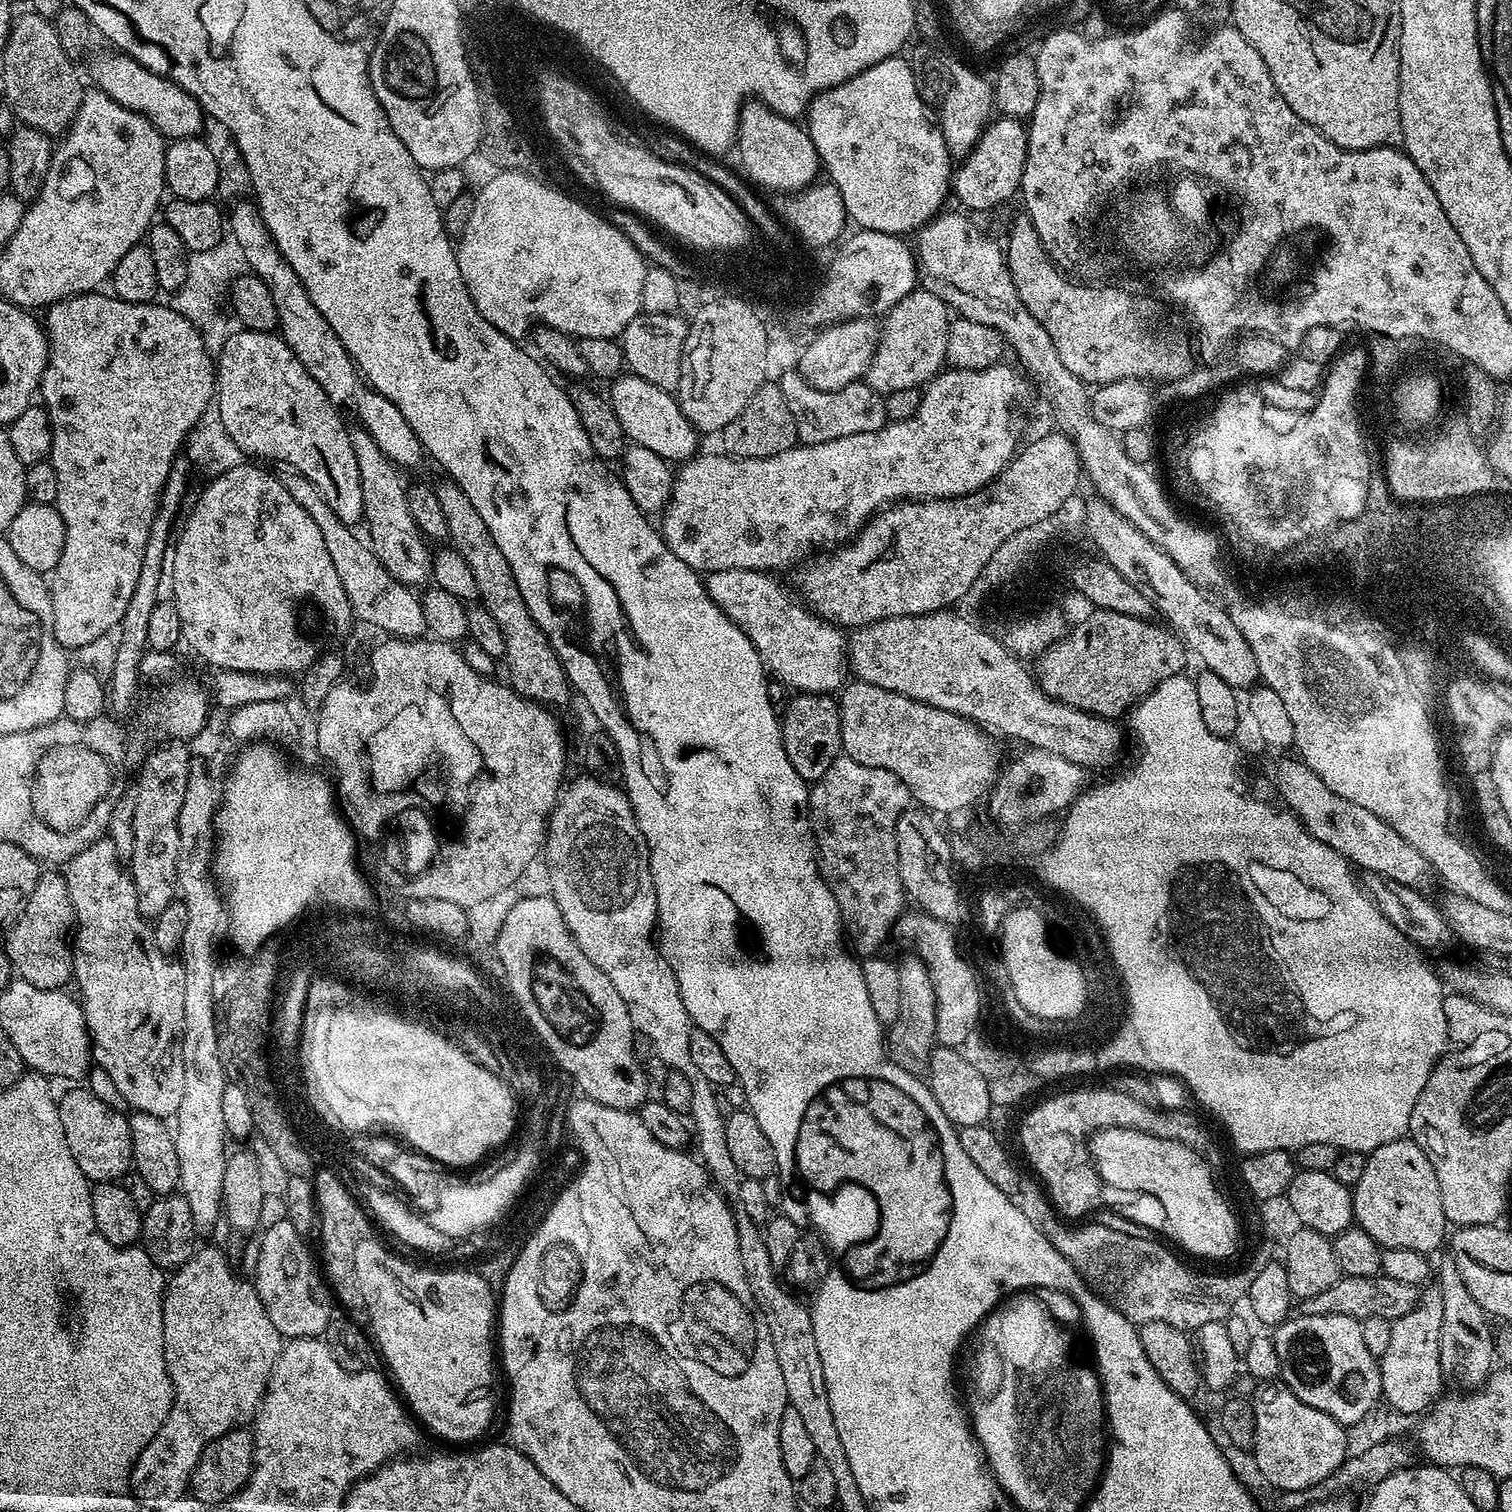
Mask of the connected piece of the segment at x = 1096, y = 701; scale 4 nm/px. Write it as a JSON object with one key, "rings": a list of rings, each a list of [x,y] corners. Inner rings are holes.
{"rings":[[[1092,610],[1092,613],[1085,618],[1081,624],[1071,625],[1070,631],[1063,636],[1060,640],[1056,641],[1055,644],[1049,645],[1039,657],[1040,660],[1040,676],[1038,672],[1038,683],[1040,688],[1051,696],[1054,700],[1061,702],[1072,702],[1075,701],[1075,696],[1079,692],[1084,692],[1084,701],[1082,701],[1082,707],[1085,712],[1093,713],[1097,716],[1107,716],[1109,718],[1120,718],[1120,715],[1127,713],[1129,710],[1136,707],[1141,700],[1144,699],[1148,693],[1153,692],[1164,680],[1169,680],[1172,676],[1181,675],[1185,671],[1184,669],[1184,652],[1186,653],[1186,645],[1184,641],[1176,634],[1176,632],[1169,630],[1163,623],[1151,624],[1151,619],[1144,619],[1142,617],[1131,617],[1130,614],[1122,614],[1103,610]]]}

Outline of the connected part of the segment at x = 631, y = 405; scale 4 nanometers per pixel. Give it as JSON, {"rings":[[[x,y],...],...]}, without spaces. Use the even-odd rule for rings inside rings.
{"rings":[[[631,374],[617,376],[609,388],[612,389],[607,389],[606,395],[610,406],[614,414],[618,414],[618,423],[632,444],[646,446],[646,450],[654,450],[654,454],[669,462],[687,462],[697,455],[698,433],[686,414],[682,414],[680,403],[673,393],[654,386],[654,382],[646,382],[646,378]]]}

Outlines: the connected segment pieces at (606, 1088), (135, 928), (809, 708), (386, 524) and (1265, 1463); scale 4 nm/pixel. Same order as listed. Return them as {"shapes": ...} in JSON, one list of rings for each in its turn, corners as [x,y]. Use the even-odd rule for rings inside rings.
{"shapes":[[[[528,894],[517,904],[500,937],[500,953],[528,1015],[564,1067],[579,1077],[576,1087],[587,1099],[627,1112],[639,1109],[650,1092],[632,1049],[634,1029],[626,1002],[610,986],[610,978],[582,954],[551,895]]],[[[101,838],[71,861],[63,873],[76,911],[72,949],[74,984],[84,995],[84,1020],[88,1023],[91,1047],[95,1049],[95,1063],[104,1068],[118,1090],[122,1090],[125,1105],[133,1104],[131,1107],[138,1112],[172,1118],[178,1106],[182,1106],[184,1089],[184,1055],[180,1049],[184,1039],[182,1006],[186,1003],[184,966],[179,959],[158,950],[149,921],[138,910],[132,877],[120,866],[110,839]]],[[[802,692],[793,697],[783,707],[780,726],[786,758],[790,758],[794,770],[798,770],[806,782],[815,782],[826,774],[832,760],[842,752],[840,706],[831,695],[823,692]]],[[[356,426],[356,429],[353,427],[348,437],[350,446],[354,446],[354,458],[358,461],[358,476],[362,478],[363,523],[368,524],[368,532],[372,535],[370,547],[373,554],[398,582],[409,586],[427,585],[433,579],[433,553],[428,552],[429,545],[425,537],[421,536],[420,527],[414,522],[414,514],[410,514],[408,488],[400,477],[401,469],[393,460],[386,458],[386,454],[382,454],[378,442],[370,438],[363,426]]],[[[1264,1382],[1252,1400],[1252,1409],[1256,1415],[1256,1442],[1254,1453],[1256,1452],[1256,1468],[1264,1475],[1264,1480],[1268,1484],[1273,1484],[1276,1488],[1281,1488],[1281,1493],[1305,1492],[1315,1484],[1320,1484],[1323,1480],[1328,1480],[1332,1475],[1339,1473],[1345,1464],[1348,1451],[1348,1432],[1345,1425],[1338,1423],[1330,1414],[1322,1414],[1322,1410],[1314,1410],[1314,1406],[1306,1406],[1294,1390],[1290,1390],[1283,1382]]]]}

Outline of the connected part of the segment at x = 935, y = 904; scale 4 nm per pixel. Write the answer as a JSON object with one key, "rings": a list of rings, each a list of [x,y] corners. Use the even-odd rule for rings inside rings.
{"rings":[[[910,808],[900,816],[896,827],[899,872],[905,895],[915,901],[913,903],[917,909],[936,919],[952,922],[960,910],[962,890],[950,882],[954,861],[951,843],[933,820],[935,819],[927,811],[920,808]]]}

